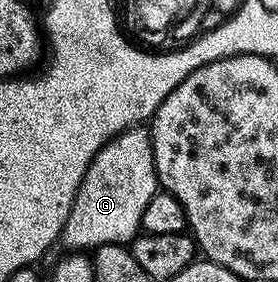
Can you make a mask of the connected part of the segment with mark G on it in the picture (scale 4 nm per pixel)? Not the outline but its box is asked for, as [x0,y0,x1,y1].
[60,125,158,252]

